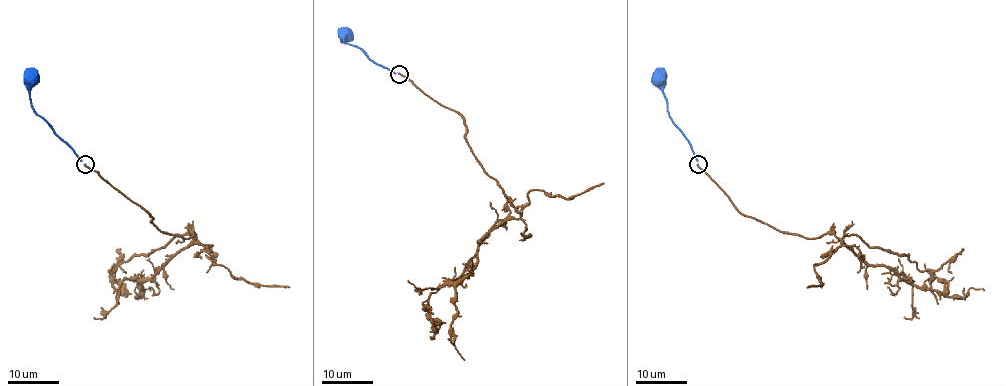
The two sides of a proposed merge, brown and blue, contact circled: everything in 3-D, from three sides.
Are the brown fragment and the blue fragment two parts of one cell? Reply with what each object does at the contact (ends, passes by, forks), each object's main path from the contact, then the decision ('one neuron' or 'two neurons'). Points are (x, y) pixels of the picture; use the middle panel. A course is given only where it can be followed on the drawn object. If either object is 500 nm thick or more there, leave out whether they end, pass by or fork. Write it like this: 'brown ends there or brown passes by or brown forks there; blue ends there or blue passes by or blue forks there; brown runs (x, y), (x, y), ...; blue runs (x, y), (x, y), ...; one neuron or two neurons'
brown ends there; blue ends there; brown runs (399, 74), (462, 118), (475, 158), (507, 199), (510, 213), (456, 288), (451, 330), (465, 360); blue runs (399, 74), (380, 66), (358, 47), (346, 43), (344, 39), (346, 33); two neurons

